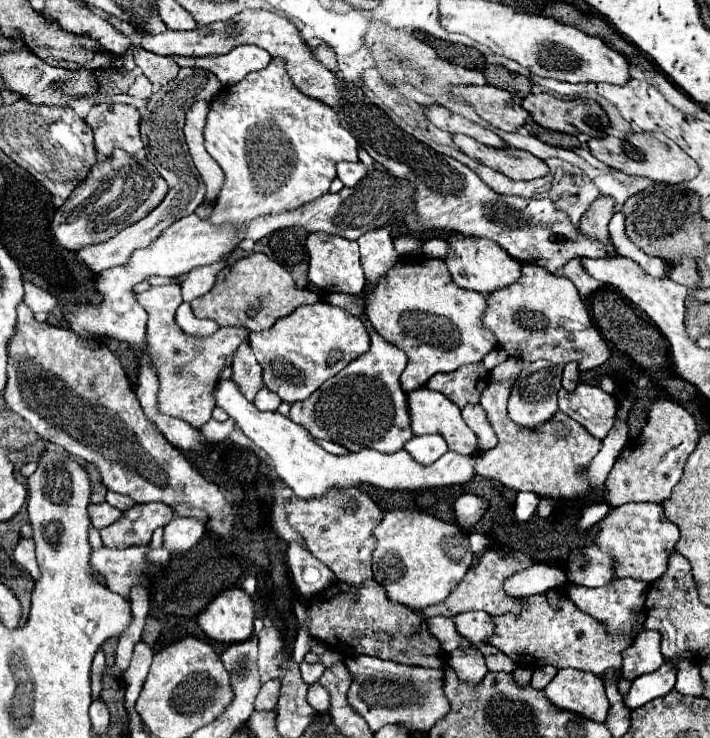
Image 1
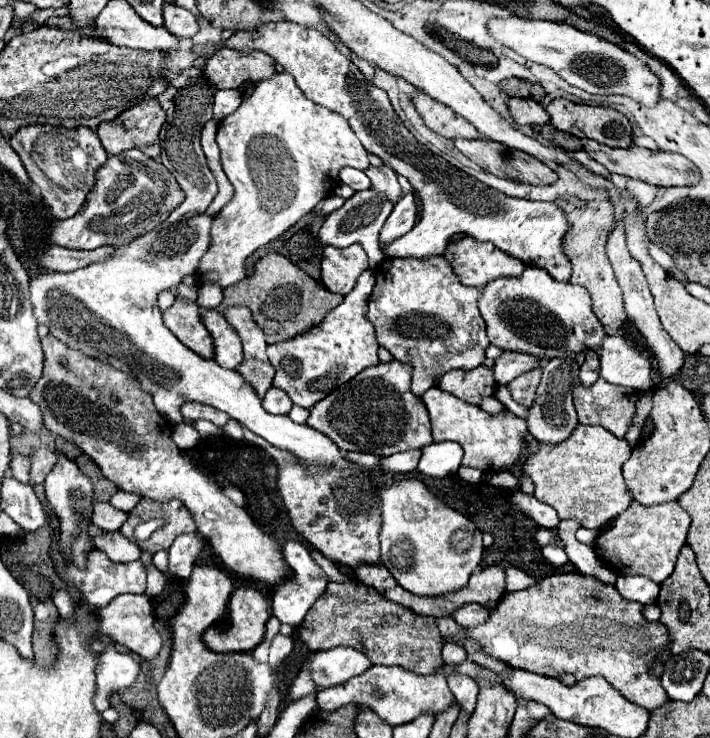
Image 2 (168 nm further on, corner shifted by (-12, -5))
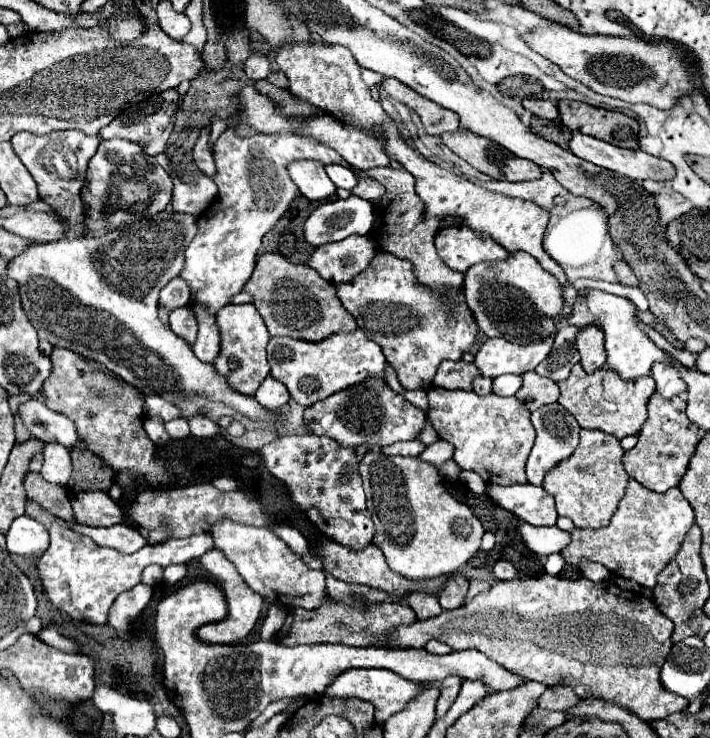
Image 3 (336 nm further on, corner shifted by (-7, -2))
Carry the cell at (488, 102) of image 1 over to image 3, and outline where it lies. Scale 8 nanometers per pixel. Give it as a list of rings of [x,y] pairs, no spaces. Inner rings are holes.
[[[525,99],[523,107],[543,119],[557,119],[559,117],[557,101],[551,101],[551,99]]]

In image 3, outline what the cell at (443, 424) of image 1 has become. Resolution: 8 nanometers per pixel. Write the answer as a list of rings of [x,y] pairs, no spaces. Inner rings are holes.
[[[431,387],[427,391],[429,395],[429,419],[439,433],[441,439],[449,441],[455,447],[453,459],[461,469],[471,469],[483,477],[485,483],[491,485],[515,485],[515,483],[527,483],[525,477],[525,463],[529,457],[529,451],[535,443],[535,429],[531,425],[531,411],[515,397],[501,397],[495,393],[489,393],[487,397],[479,397],[475,391],[449,391],[441,387]]]

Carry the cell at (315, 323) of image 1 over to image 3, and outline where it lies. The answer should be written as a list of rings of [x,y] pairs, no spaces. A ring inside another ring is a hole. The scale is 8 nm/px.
[[[355,329],[353,333],[335,333],[319,343],[307,343],[291,337],[271,337],[267,357],[271,377],[281,381],[289,389],[291,397],[305,407],[373,377],[385,381],[385,355],[381,353],[381,347],[367,339],[361,329]]]

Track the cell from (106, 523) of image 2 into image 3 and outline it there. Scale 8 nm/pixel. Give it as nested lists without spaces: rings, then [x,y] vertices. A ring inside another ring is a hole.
[[[87,491],[87,493],[71,493],[73,517],[77,523],[89,527],[111,527],[123,521],[123,513],[119,505],[105,491]]]

